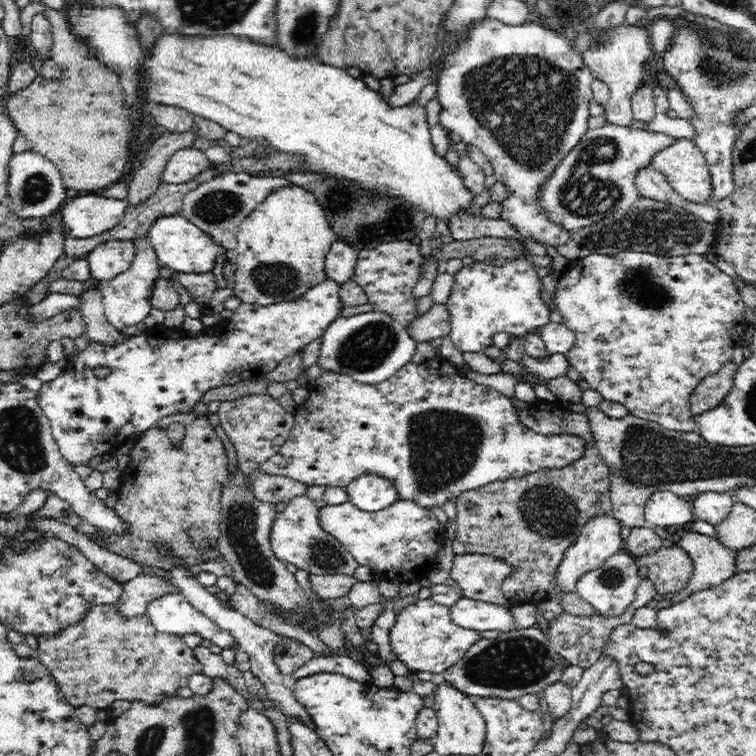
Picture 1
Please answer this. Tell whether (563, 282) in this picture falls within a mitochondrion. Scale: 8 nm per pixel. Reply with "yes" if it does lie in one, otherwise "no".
no

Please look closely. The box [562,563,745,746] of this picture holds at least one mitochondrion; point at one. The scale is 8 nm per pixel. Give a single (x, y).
(611, 577)

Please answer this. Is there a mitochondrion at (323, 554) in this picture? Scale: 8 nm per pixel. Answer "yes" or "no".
yes

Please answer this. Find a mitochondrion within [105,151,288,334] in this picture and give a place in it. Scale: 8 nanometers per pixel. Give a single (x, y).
(217, 207)

